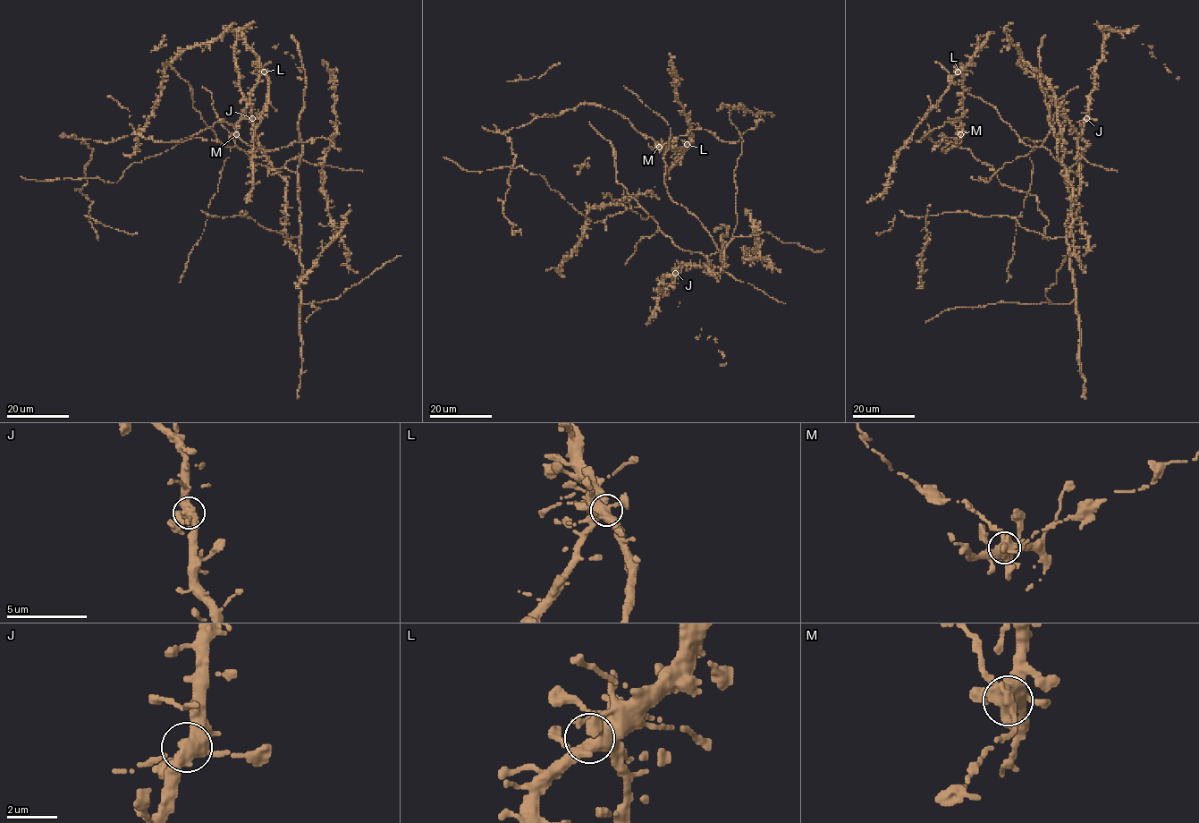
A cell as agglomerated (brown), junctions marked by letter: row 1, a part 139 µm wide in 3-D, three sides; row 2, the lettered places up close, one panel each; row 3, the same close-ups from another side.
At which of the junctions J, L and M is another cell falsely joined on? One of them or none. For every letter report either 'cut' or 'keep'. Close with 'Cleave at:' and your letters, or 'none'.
J: keep
L: keep
M: cut
Cleave at: M

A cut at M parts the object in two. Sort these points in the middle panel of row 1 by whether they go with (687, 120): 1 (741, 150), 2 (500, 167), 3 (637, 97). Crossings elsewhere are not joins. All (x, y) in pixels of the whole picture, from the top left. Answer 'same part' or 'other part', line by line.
1: same part
2: same part
3: same part

